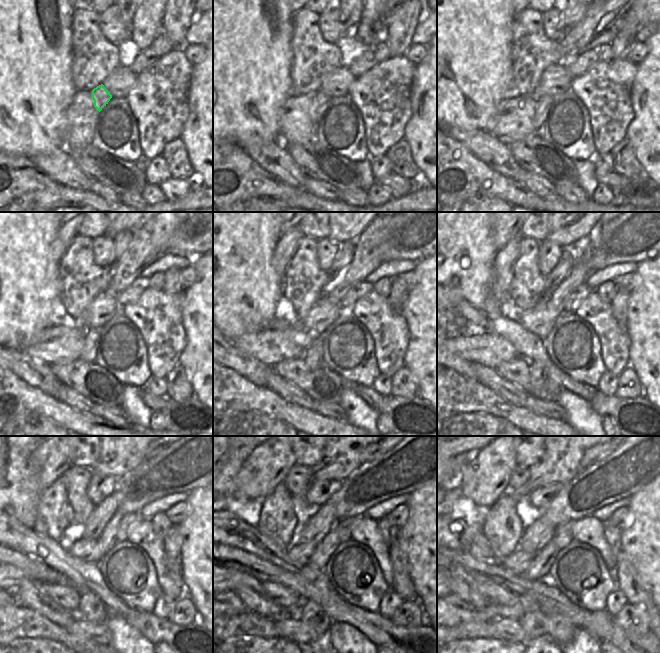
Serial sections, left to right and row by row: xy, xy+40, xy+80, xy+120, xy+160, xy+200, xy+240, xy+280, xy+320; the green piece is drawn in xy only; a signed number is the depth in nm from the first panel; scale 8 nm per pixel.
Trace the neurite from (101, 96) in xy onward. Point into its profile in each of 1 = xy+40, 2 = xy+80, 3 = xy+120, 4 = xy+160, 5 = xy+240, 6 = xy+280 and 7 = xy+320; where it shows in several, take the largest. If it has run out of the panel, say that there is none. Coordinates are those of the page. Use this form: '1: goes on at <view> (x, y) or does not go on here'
1: goes on at xy+40 (321, 99)
2: goes on at xy+80 (543, 103)
3: goes on at xy+120 (88, 354)
4: goes on at xy+160 (312, 355)
5: goes on at xy+240 (91, 609)
6: goes on at xy+280 (310, 613)
7: goes on at xy+320 (535, 624)

